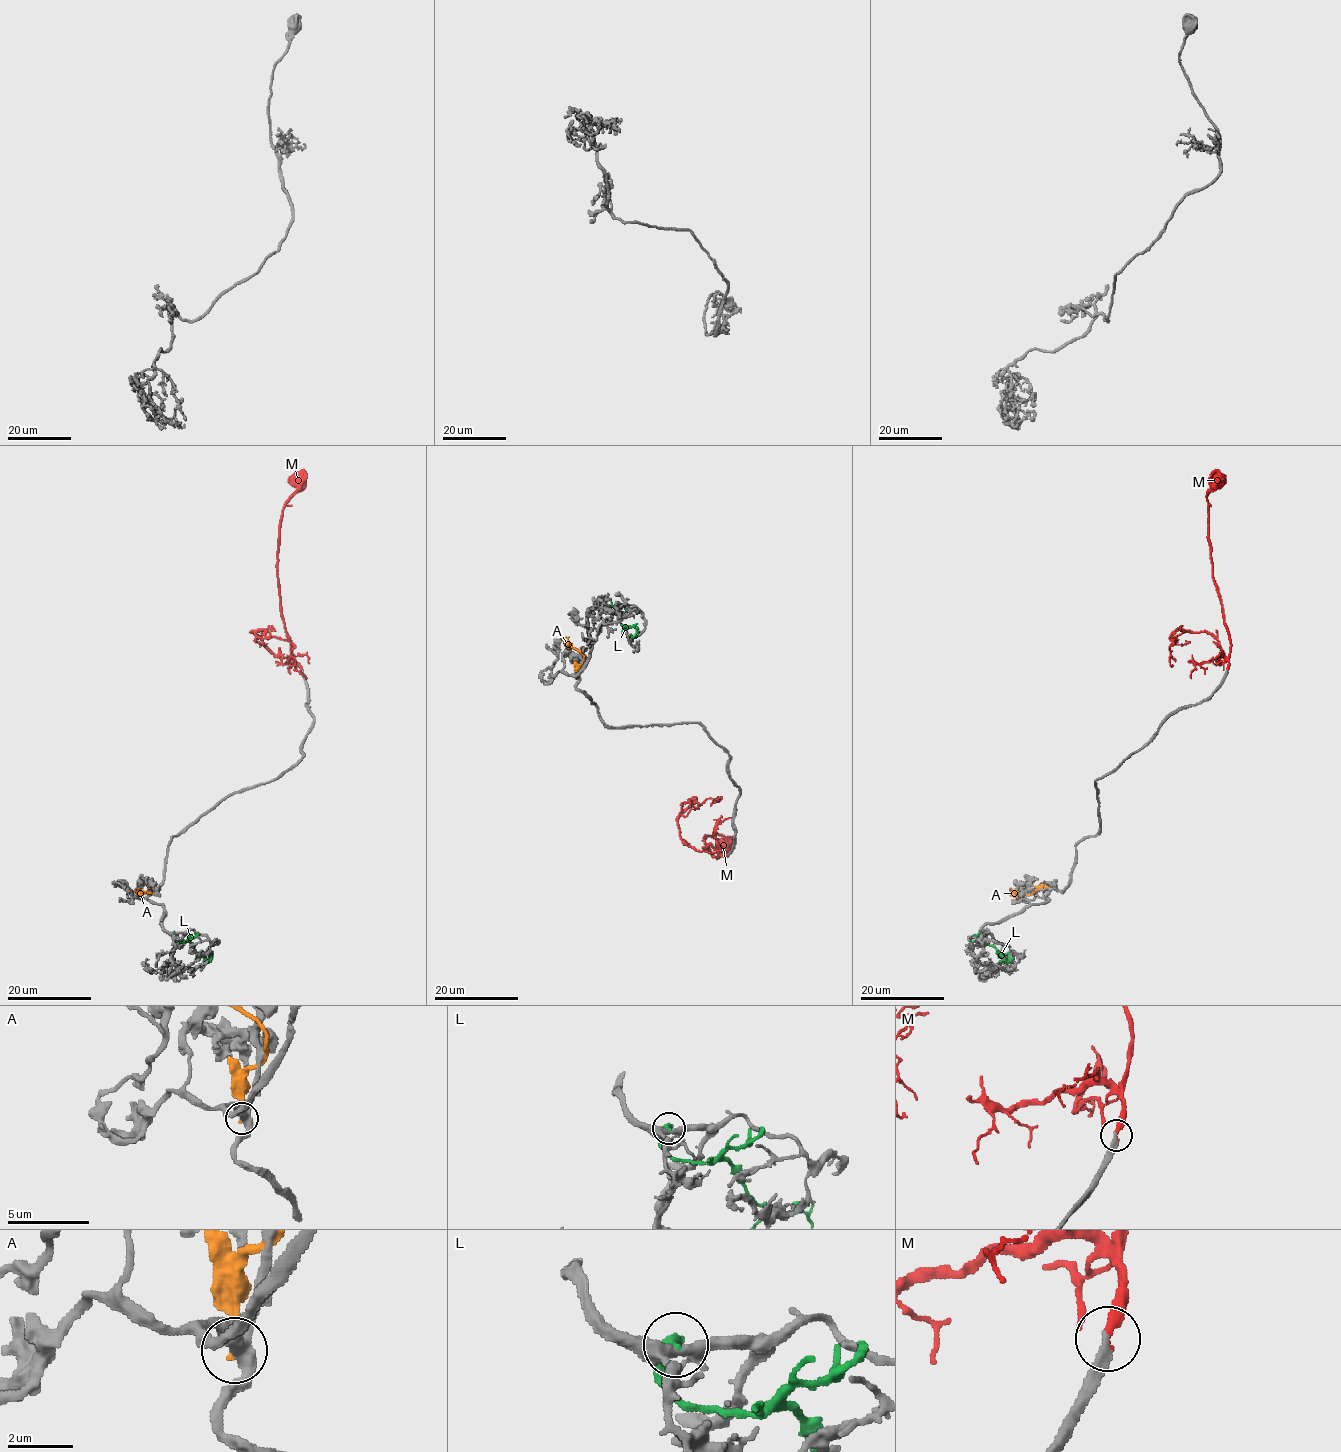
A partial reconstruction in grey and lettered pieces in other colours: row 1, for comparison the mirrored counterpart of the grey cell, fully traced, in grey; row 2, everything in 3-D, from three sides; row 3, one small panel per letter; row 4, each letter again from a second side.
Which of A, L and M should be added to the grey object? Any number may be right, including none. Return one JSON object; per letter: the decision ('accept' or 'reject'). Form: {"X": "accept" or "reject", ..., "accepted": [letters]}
{"A": "reject", "L": "reject", "M": "accept", "accepted": ["M"]}

